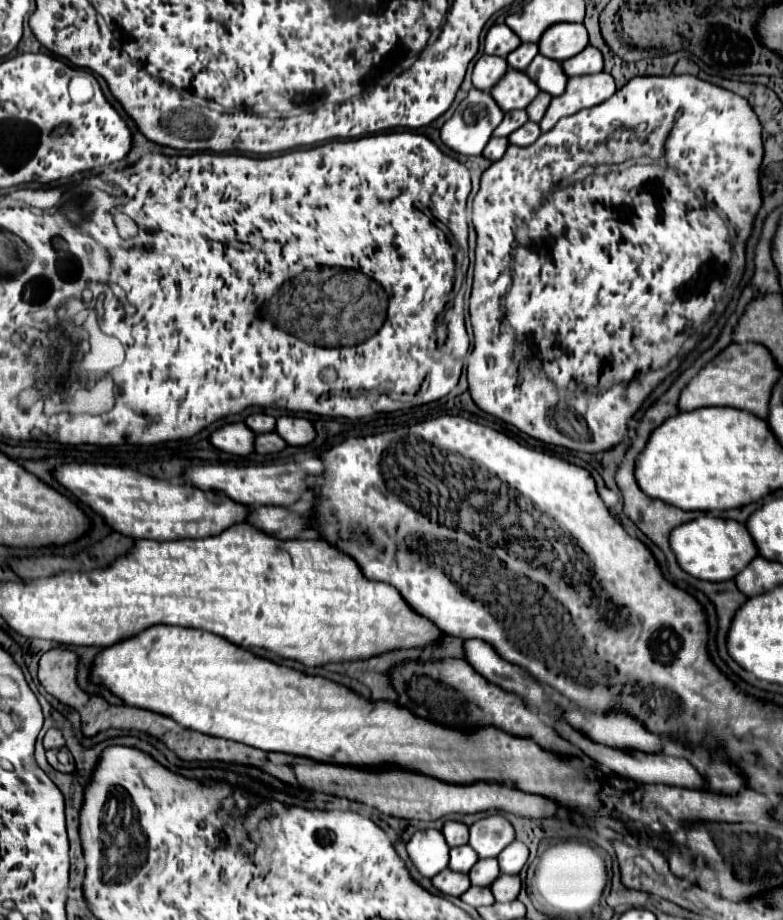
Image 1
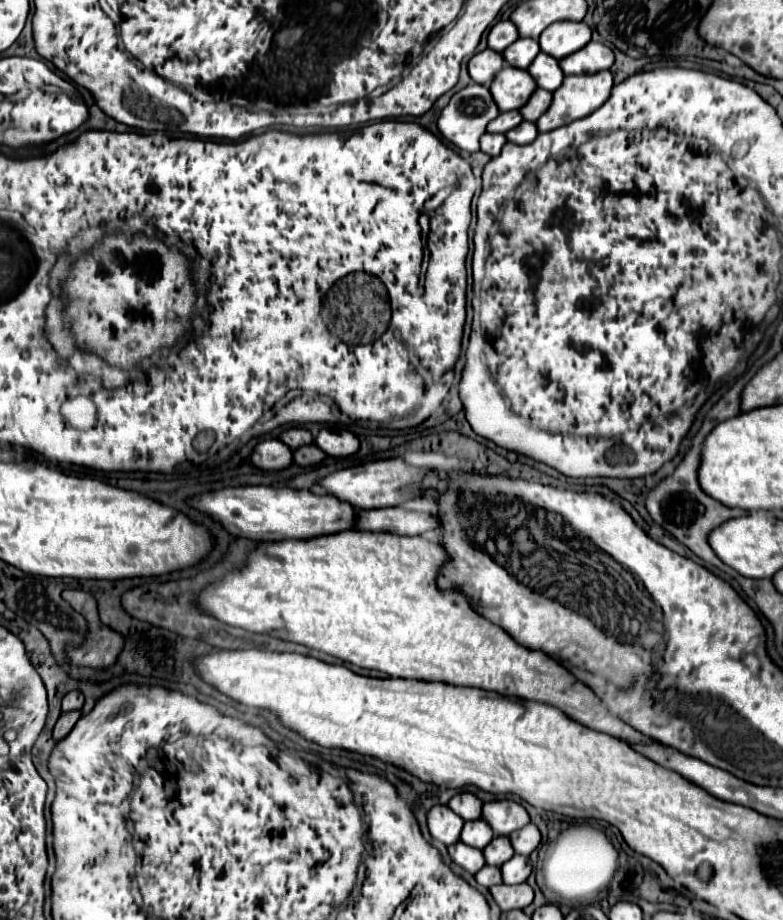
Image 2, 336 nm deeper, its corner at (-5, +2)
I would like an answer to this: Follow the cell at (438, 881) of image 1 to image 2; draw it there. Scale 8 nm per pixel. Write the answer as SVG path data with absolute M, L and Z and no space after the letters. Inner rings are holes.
M456 842L454 846L448 846L448 854L450 854L452 862L462 866L470 874L476 874L486 864L484 858L482 858L482 850L474 850L474 848L470 848L462 842Z

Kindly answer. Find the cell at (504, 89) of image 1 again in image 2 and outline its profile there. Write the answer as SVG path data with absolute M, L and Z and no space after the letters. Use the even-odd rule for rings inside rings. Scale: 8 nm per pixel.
M506 66L498 72L498 78L494 78L490 92L500 108L500 112L508 110L520 110L528 98L534 94L536 82L526 70L518 70L512 66Z

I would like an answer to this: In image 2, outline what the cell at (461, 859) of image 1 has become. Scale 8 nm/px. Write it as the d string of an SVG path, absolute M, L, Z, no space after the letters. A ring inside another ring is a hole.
M478 820L478 822L466 822L460 834L460 840L472 848L486 848L490 844L490 840L494 838L494 834L490 834L490 826L486 826L486 822Z

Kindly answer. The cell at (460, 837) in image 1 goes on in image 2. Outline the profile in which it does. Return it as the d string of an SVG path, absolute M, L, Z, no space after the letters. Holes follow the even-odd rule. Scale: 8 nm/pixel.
M468 792L456 794L456 796L448 802L448 808L450 808L454 814L458 814L464 822L478 820L480 814L482 814L482 802L480 802L476 796L468 794Z

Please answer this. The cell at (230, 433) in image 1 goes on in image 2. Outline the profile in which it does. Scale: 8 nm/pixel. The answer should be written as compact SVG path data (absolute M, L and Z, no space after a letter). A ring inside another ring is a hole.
M276 438L258 442L250 452L250 460L260 470L282 470L292 462L290 448L282 446L282 442L278 442Z

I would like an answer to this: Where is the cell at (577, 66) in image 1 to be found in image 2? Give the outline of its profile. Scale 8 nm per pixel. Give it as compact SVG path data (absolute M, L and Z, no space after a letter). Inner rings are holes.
M590 42L576 54L570 54L560 60L562 72L568 74L594 74L602 70L610 70L614 64L614 52L600 44L600 42Z

